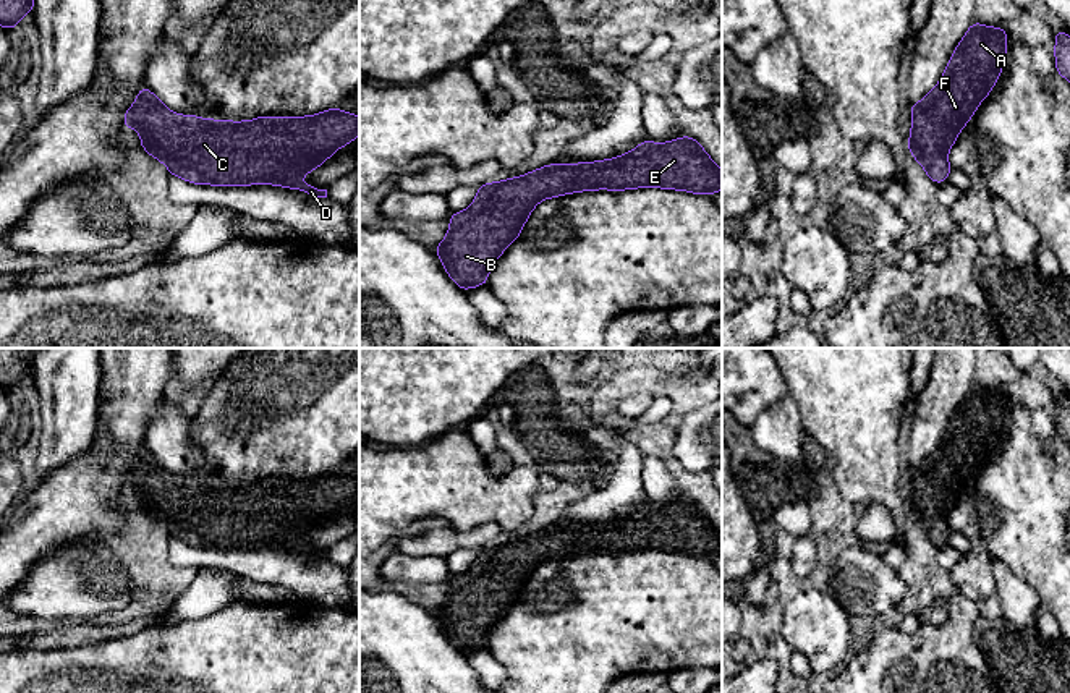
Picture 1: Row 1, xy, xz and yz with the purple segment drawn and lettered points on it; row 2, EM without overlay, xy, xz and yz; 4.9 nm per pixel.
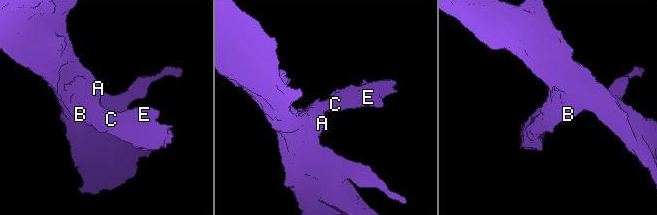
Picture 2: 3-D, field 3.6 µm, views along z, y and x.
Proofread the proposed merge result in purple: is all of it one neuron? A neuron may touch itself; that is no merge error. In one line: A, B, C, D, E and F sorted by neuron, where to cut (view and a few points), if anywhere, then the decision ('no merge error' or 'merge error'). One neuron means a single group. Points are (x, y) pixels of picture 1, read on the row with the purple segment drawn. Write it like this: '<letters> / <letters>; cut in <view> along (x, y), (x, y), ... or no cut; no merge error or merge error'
A B C D E F; no cut; no merge error

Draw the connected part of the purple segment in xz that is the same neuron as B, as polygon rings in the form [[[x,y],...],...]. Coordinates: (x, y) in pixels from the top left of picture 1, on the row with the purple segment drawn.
[[[690,136],[662,144],[644,139],[631,152],[609,160],[550,164],[523,176],[484,183],[478,188],[476,199],[465,212],[450,214],[450,230],[434,253],[442,261],[450,278],[463,291],[471,287],[487,285],[492,264],[520,236],[524,222],[537,202],[578,191],[620,191],[646,186],[711,196],[722,189],[722,170],[711,160],[701,144]]]

